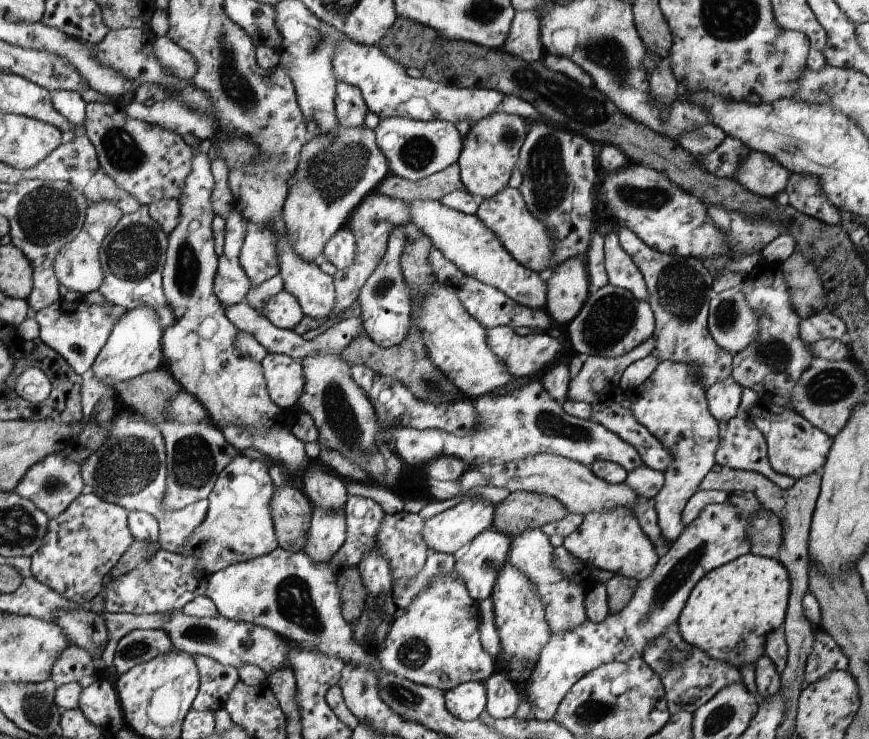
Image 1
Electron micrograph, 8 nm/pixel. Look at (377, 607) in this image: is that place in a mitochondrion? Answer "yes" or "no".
no

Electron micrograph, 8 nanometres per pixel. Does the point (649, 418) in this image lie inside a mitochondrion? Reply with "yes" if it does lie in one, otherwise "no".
no

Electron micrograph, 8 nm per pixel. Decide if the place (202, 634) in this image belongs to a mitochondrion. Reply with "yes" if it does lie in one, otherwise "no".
yes

